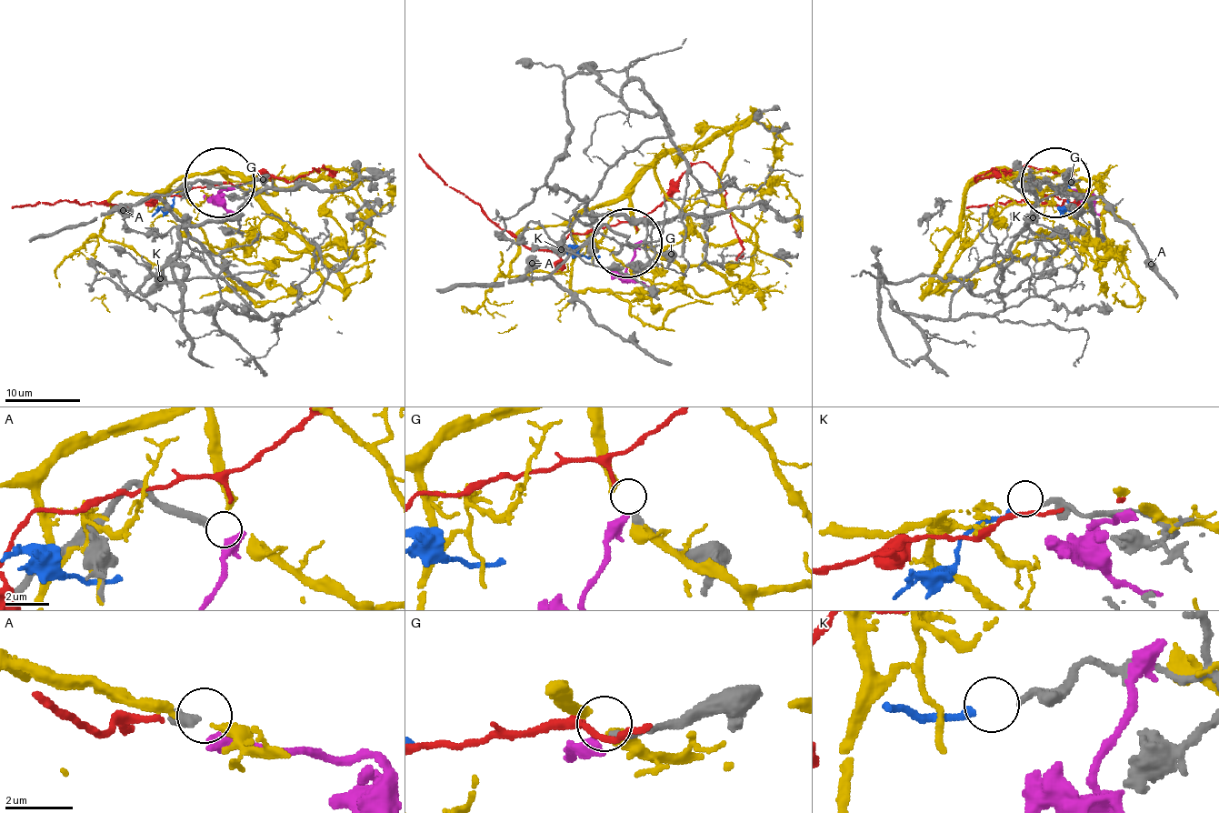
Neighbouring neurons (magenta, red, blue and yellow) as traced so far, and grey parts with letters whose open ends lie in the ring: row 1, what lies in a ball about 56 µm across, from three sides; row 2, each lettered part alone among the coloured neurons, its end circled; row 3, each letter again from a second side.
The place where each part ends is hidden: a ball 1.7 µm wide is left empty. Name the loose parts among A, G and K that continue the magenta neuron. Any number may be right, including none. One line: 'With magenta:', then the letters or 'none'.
With magenta: none

